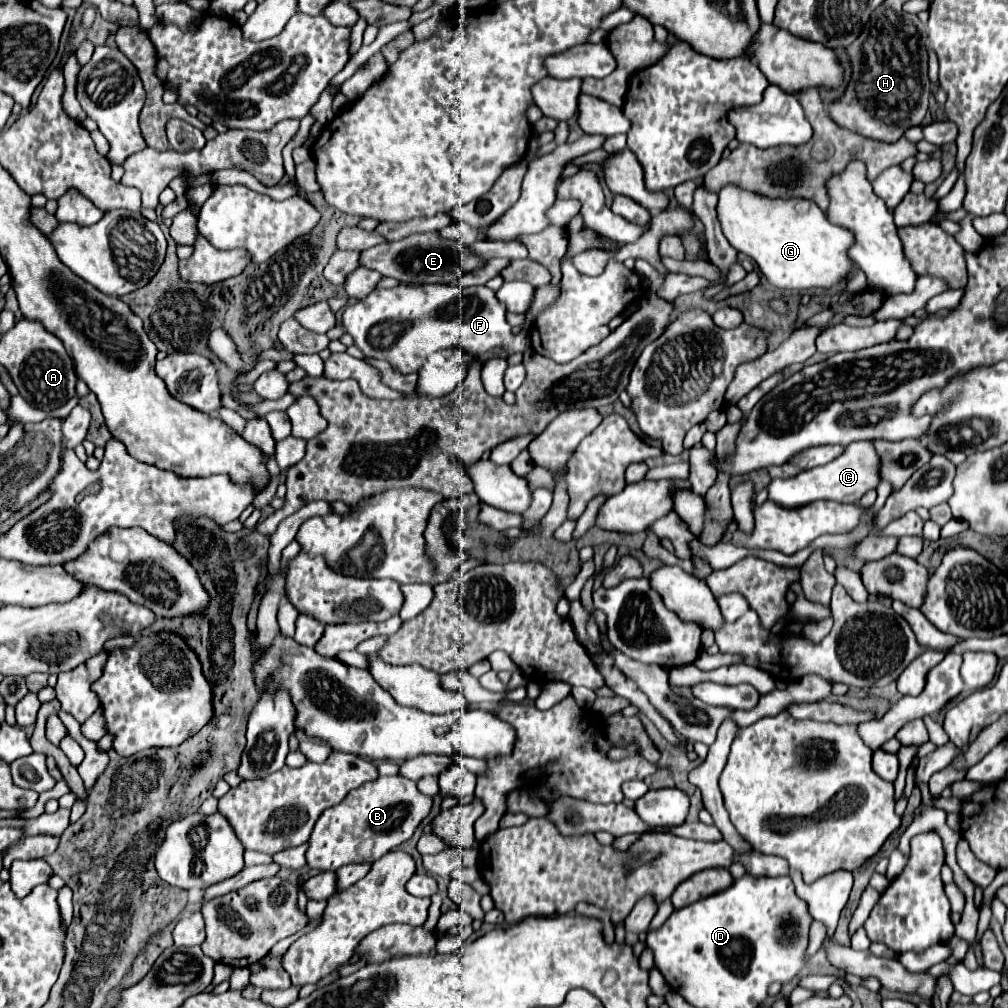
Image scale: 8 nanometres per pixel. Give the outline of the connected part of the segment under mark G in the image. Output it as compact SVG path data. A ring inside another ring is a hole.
M724 186L718 192L716 212L726 240L738 252L750 256L776 288L832 288L854 270L846 254L854 236L846 228L828 222L826 214L814 202L800 198L760 198L760 194L752 194L750 190Z

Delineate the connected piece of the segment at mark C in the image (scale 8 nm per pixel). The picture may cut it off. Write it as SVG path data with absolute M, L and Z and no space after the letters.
M856 442L844 448L844 454L838 456L834 462L804 470L786 480L772 480L768 484L768 498L778 502L784 508L798 508L816 500L836 500L844 504L856 504L868 490L876 490L880 484L880 458L876 454L874 442Z

